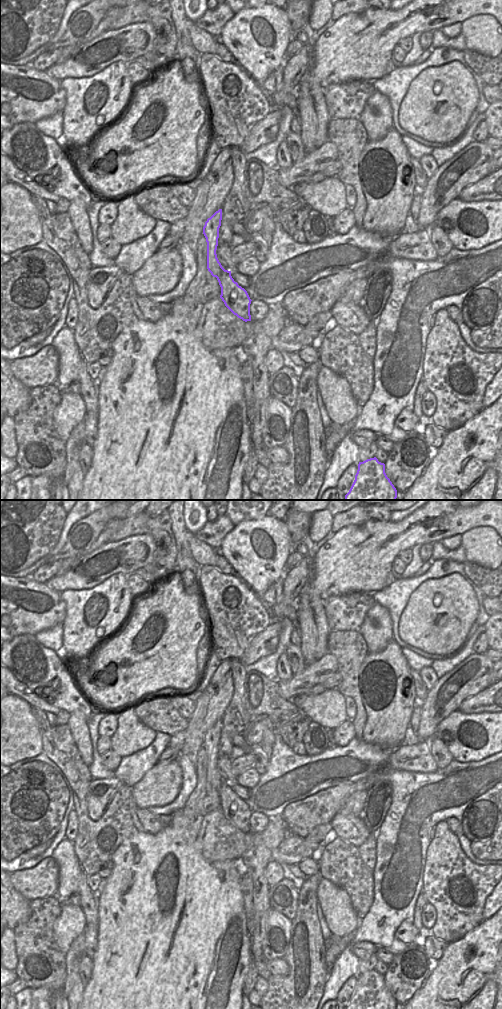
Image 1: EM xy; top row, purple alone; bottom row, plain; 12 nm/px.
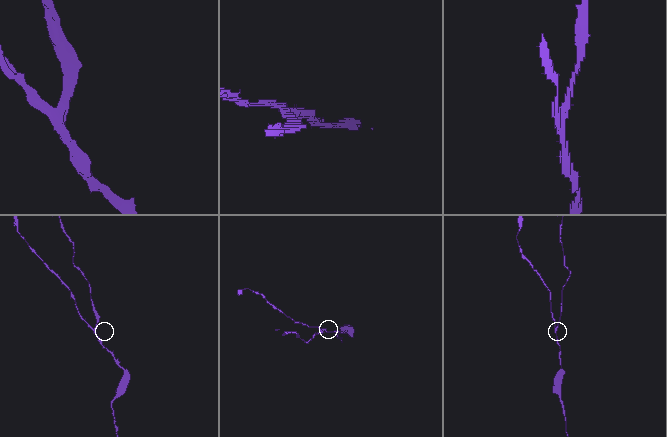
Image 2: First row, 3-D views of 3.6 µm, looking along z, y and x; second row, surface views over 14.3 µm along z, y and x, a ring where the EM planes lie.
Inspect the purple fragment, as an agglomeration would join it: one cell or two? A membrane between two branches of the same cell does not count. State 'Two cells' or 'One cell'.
Two cells

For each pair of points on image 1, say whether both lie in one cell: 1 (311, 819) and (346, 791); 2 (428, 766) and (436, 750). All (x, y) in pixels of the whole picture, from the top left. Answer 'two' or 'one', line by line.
1: one
2: two

